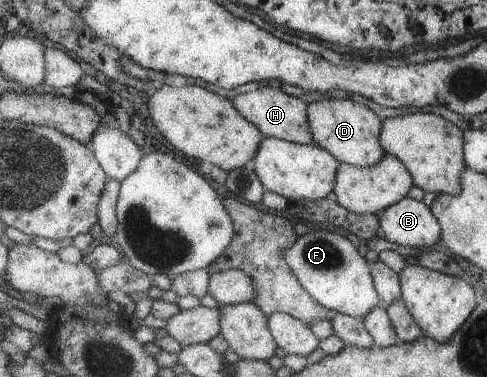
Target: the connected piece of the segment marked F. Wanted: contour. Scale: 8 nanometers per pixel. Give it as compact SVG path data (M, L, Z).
M311 229L301 237L296 236L295 243L283 251L283 259L299 285L321 307L357 319L382 304L373 287L367 261L359 255L356 247L339 233Z

